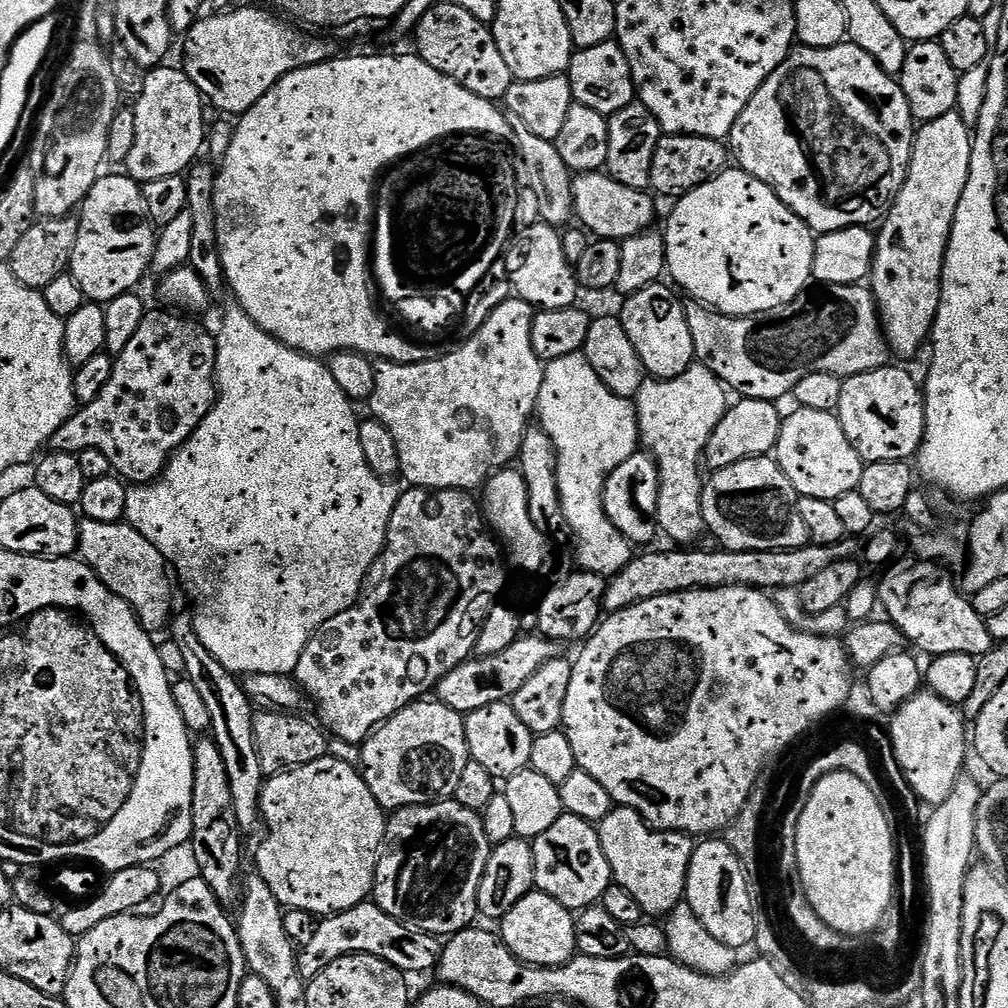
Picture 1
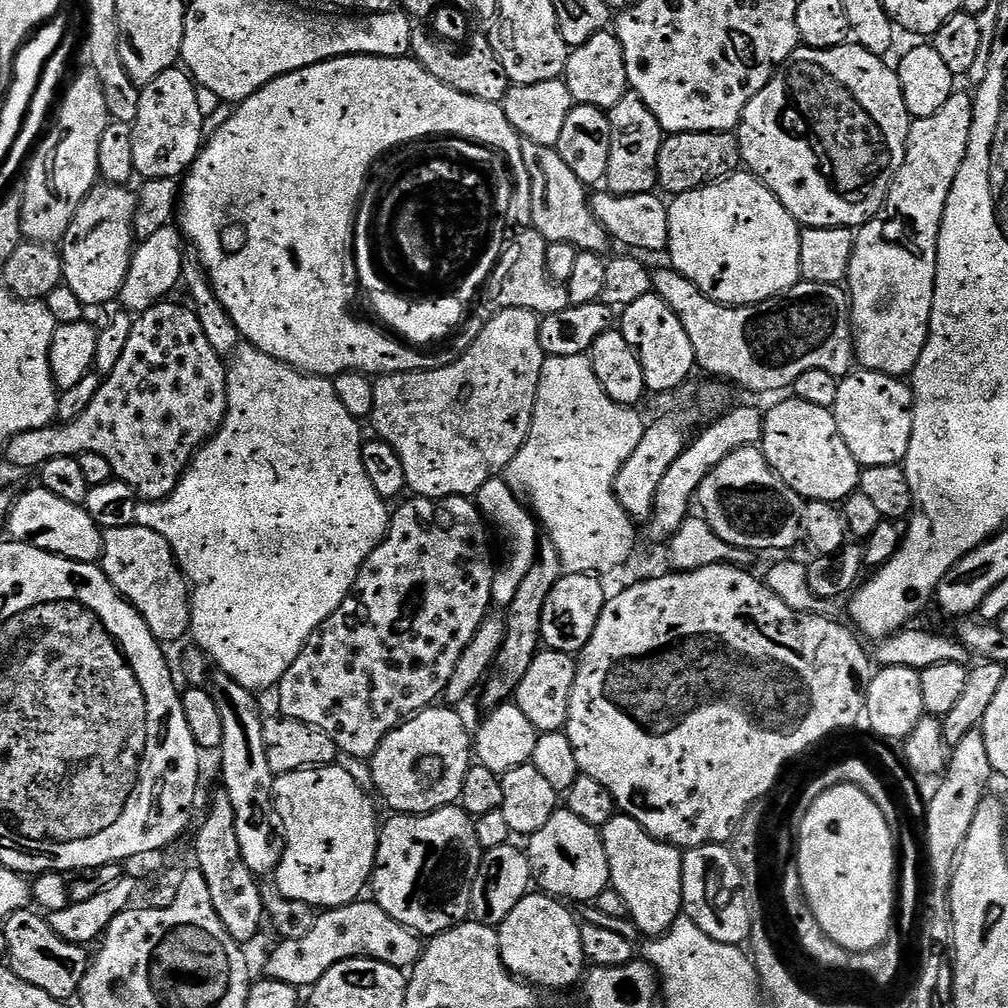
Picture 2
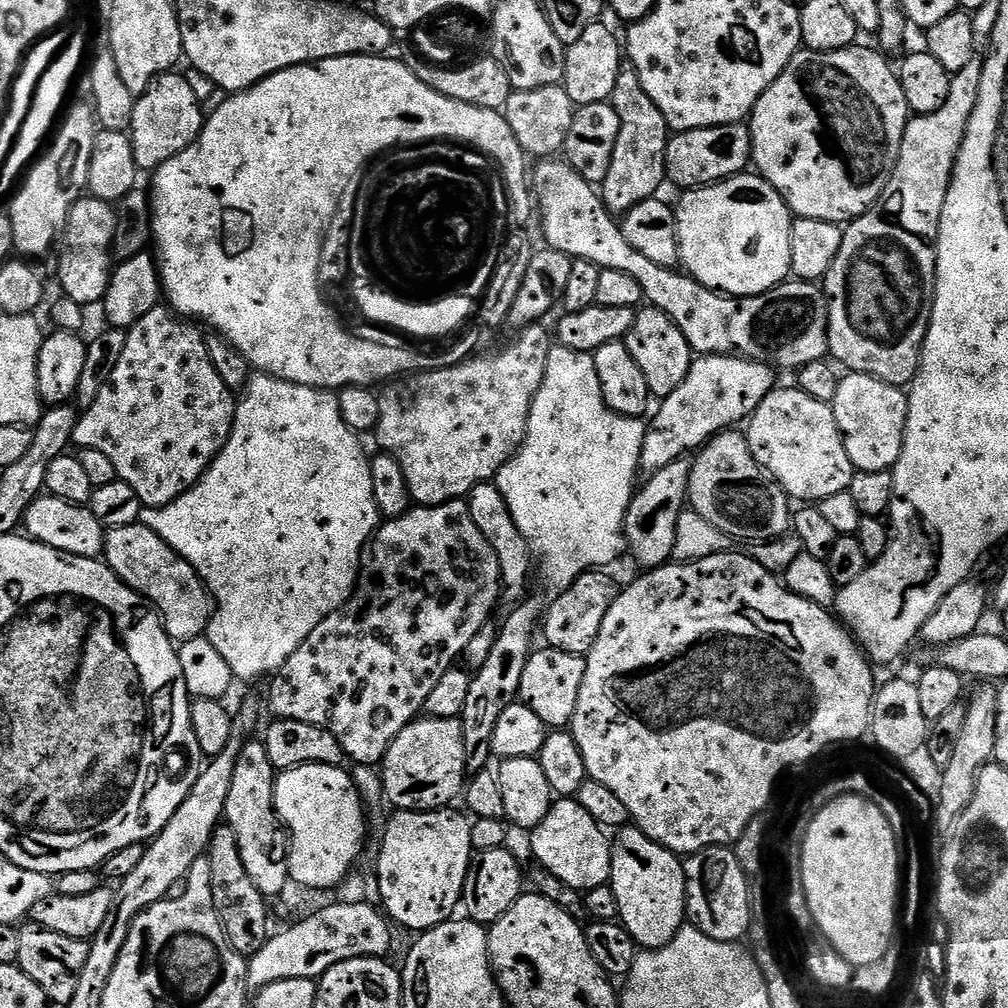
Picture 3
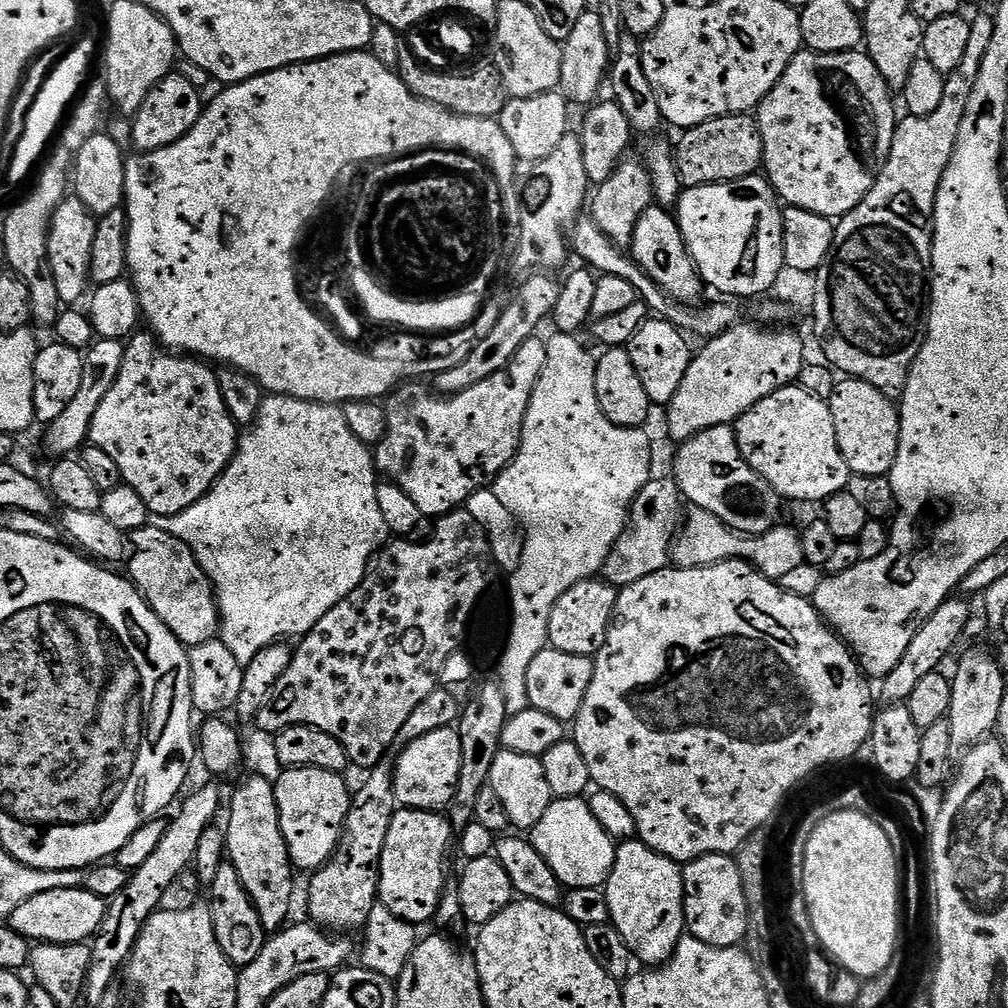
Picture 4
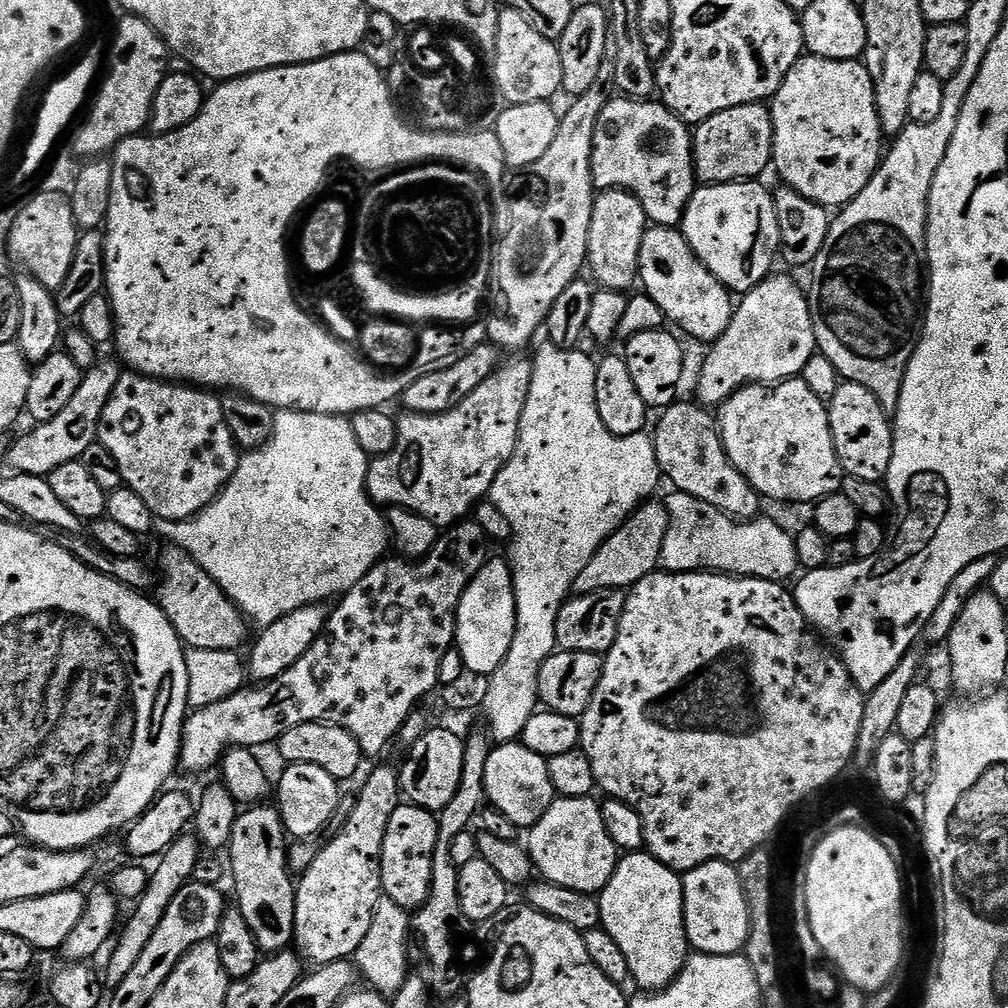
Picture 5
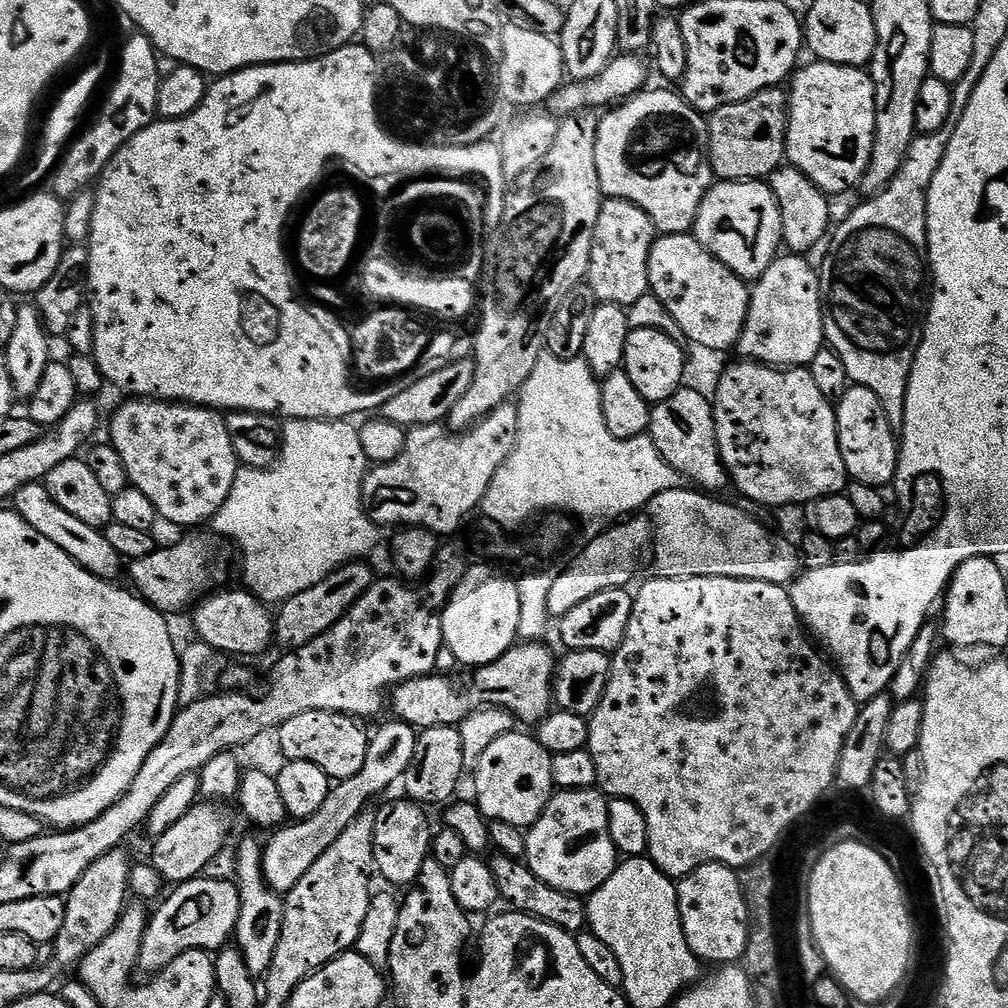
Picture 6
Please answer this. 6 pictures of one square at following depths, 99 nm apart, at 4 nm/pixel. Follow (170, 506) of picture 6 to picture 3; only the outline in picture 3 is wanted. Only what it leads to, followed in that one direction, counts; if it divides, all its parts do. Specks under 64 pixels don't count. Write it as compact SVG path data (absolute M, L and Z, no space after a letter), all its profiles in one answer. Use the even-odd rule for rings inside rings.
M158 306L150 310L150 314L138 318L138 322L134 322L134 326L127 329L126 347L122 349L122 359L118 362L118 366L114 366L114 374L110 374L110 382L106 382L106 386L102 386L102 394L98 394L98 398L94 398L94 402L79 413L76 422L72 444L77 449L89 448L98 450L101 454L107 454L110 462L114 462L117 477L128 483L140 495L140 503L144 508L165 508L170 502L177 500L182 493L189 492L202 479L205 470L214 462L222 446L226 446L232 433L238 400L237 397L232 397L235 396L233 389L228 388L226 382L222 382L218 370L214 370L214 362L210 362L210 354L206 350L205 333L199 330L201 331L191 319L173 312L168 306Z

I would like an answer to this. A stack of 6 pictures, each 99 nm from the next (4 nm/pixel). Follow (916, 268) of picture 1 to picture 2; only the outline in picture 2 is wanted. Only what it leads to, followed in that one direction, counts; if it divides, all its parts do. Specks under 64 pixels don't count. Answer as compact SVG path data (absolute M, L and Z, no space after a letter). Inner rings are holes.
M953 90L938 114L930 114L930 118L921 120L913 119L909 123L904 161L890 186L882 210L855 233L846 291L852 310L854 356L861 369L904 378L918 366L918 358L922 358L934 306L940 227L946 210L946 198L950 198L954 178L958 178L958 170L966 158L973 103L973 97L969 93L967 96L960 90Z

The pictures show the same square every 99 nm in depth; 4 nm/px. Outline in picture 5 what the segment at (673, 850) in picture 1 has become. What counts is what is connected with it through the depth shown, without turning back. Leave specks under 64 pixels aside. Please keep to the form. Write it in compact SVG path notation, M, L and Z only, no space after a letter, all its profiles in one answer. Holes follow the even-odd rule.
M647 851L629 852L617 863L614 874L610 878L610 882L605 886L604 891L599 893L600 902L600 927L606 930L606 934L610 934L610 938L614 938L614 942L618 942L618 947L622 950L622 955L626 958L626 966L630 966L630 974L632 975L631 983L637 984L637 989L643 990L645 993L651 994L666 988L668 985L676 981L676 976L684 969L684 964L688 961L690 955L690 945L688 935L684 929L684 881L677 873L673 872L662 862L658 862Z

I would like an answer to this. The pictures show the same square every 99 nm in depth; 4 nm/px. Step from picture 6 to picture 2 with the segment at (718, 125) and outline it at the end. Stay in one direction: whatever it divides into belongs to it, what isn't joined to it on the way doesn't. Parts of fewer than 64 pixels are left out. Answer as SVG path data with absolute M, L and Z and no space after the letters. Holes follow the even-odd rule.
M674 132L665 135L658 150L657 185L665 188L668 194L680 196L695 188L704 188L724 180L742 168L740 158L740 137L730 132Z

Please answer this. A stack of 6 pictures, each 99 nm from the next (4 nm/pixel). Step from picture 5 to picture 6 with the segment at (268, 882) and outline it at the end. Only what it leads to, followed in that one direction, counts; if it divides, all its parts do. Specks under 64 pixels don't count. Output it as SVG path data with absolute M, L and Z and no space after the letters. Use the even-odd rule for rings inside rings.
M252 840L238 844L237 868L234 877L240 890L240 917L236 923L234 944L242 950L246 958L246 970L257 978L262 978L274 962L274 950L278 950L278 938L282 938L282 918L284 917L284 896L272 889L265 879L264 848Z

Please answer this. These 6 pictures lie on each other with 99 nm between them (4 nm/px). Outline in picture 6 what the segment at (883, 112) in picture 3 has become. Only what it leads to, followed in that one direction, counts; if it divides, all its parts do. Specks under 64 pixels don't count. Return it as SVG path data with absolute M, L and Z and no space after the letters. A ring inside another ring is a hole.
M823 62L811 63L806 65L804 69L801 67L790 80L792 88L790 87L788 92L788 133L786 134L786 146L784 147L786 160L791 167L797 168L802 174L806 174L806 178L810 178L810 182L814 182L814 186L821 188L825 194L848 192L855 184L857 187L863 181L874 150L874 142L876 141L876 91L874 90L874 82L864 68L851 68L841 64L825 64Z

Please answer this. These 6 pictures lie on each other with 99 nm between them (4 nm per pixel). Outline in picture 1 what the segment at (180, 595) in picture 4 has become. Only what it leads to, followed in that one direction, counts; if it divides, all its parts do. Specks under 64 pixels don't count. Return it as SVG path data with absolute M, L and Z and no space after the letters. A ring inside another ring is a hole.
M84 518L79 521L79 526L79 559L83 560L89 568L94 570L96 577L115 596L122 598L132 607L132 611L140 619L140 625L144 627L145 632L157 634L156 632L162 631L163 628L165 631L169 627L174 615L174 607L172 608L172 584L174 585L174 576L163 554L150 542L146 542L146 538L142 538L142 534L138 534L138 530L131 528L127 522L111 524L110 522L94 522L93 520Z

